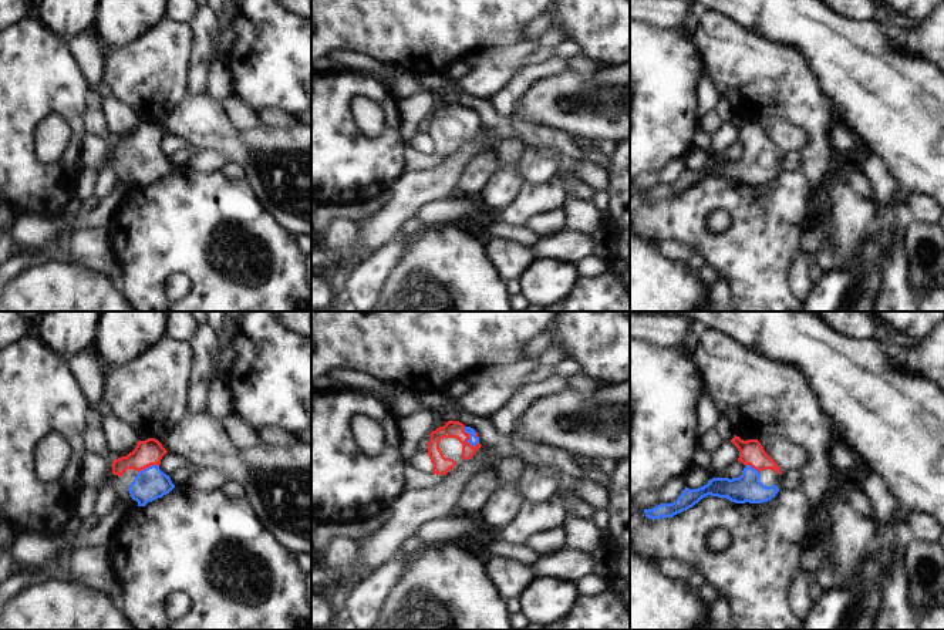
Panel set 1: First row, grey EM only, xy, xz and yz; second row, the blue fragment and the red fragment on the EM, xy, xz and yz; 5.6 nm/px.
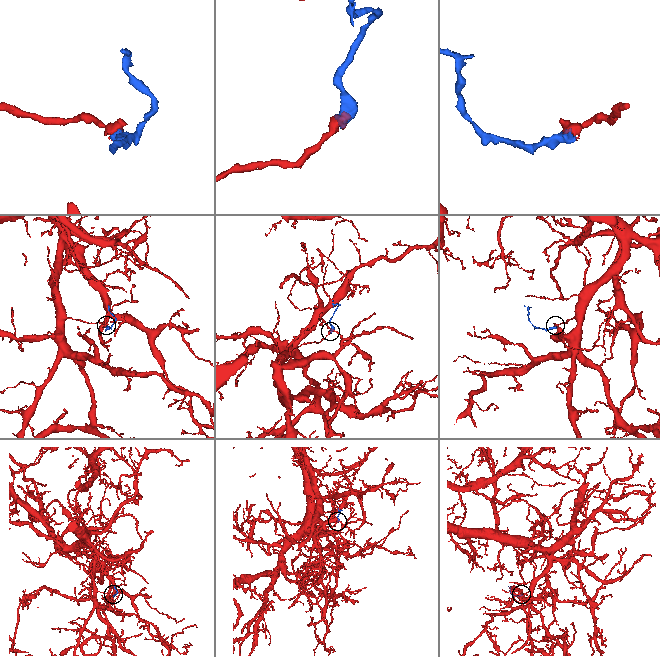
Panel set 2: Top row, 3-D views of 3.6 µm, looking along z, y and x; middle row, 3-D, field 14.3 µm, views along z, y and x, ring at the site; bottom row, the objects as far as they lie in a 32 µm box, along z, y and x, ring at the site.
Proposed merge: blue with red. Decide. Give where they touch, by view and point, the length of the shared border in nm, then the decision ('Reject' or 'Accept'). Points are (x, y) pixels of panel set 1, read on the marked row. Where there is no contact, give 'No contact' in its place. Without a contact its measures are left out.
Touches blue at xz (469, 437). Shared border 130 nm. Accept.

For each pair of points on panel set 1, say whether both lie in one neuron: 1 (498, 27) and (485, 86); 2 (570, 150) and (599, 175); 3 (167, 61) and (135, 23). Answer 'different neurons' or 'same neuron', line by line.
1: different neurons
2: different neurons
3: different neurons

